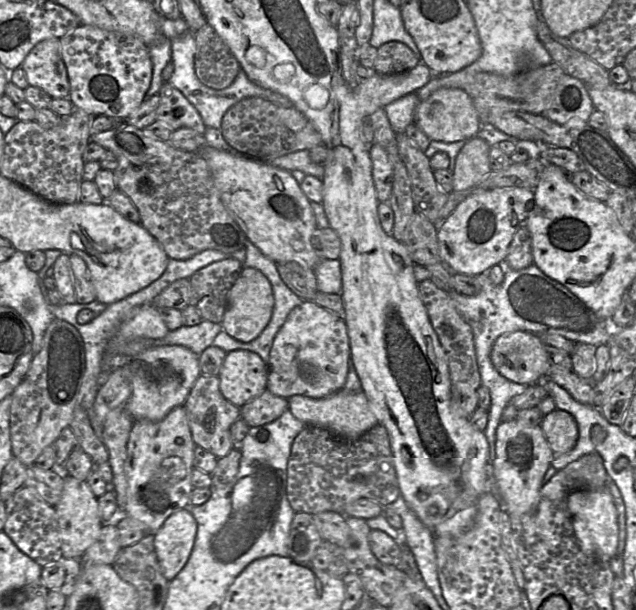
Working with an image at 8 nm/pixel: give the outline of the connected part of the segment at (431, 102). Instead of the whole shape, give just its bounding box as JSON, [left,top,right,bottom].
[414,88,481,143]

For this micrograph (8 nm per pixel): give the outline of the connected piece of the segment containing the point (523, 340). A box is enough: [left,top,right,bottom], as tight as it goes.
[491,331,552,386]

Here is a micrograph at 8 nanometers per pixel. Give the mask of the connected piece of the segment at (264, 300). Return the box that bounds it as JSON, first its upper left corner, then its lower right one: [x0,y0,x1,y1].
[222,267,275,343]

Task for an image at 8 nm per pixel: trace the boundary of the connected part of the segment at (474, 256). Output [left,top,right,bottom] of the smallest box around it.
[438,187,534,276]

